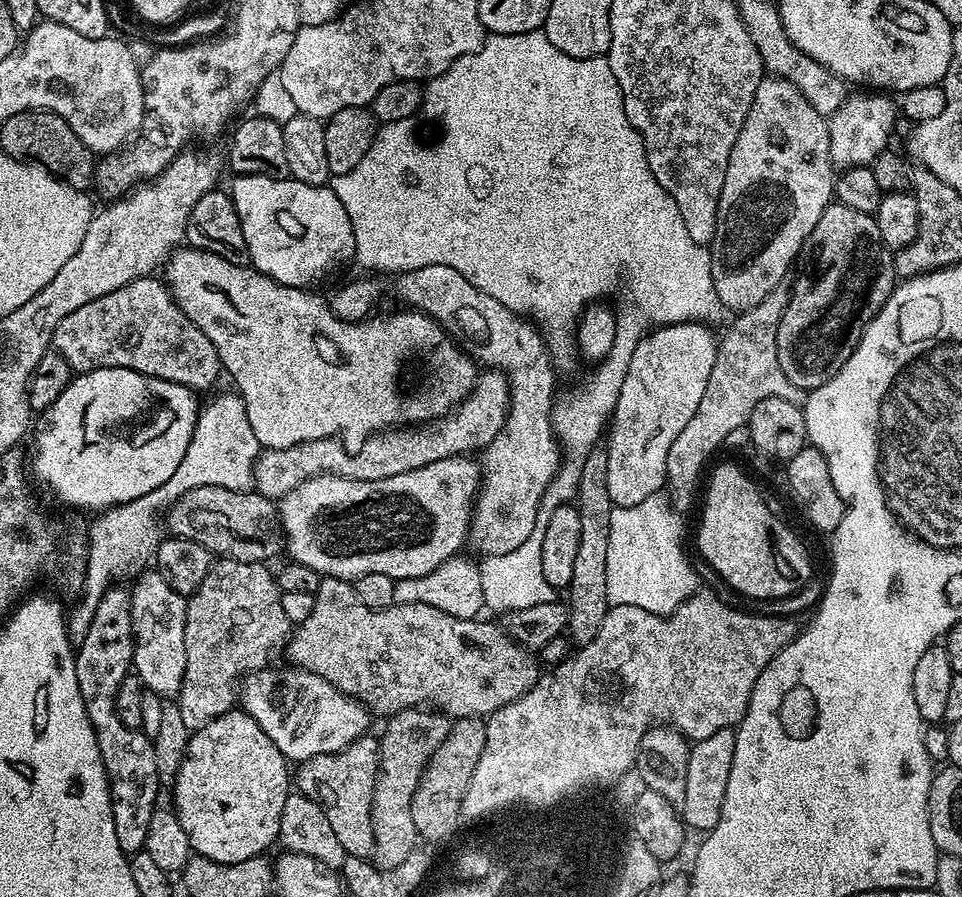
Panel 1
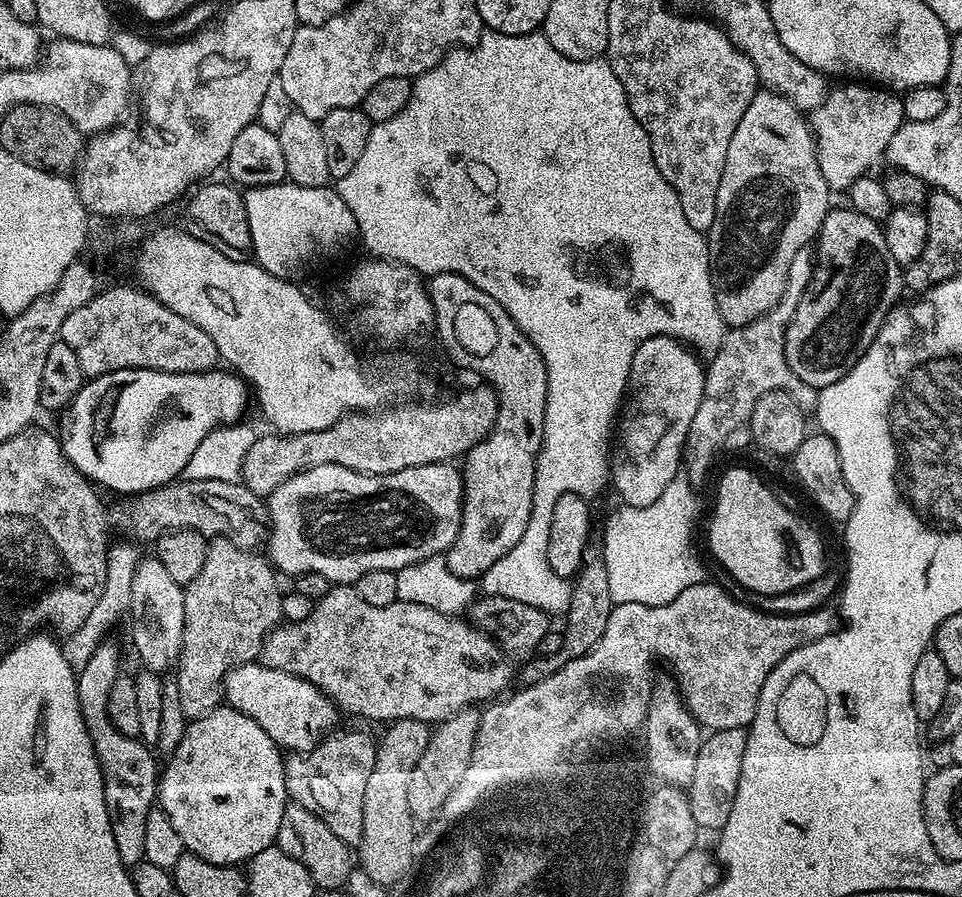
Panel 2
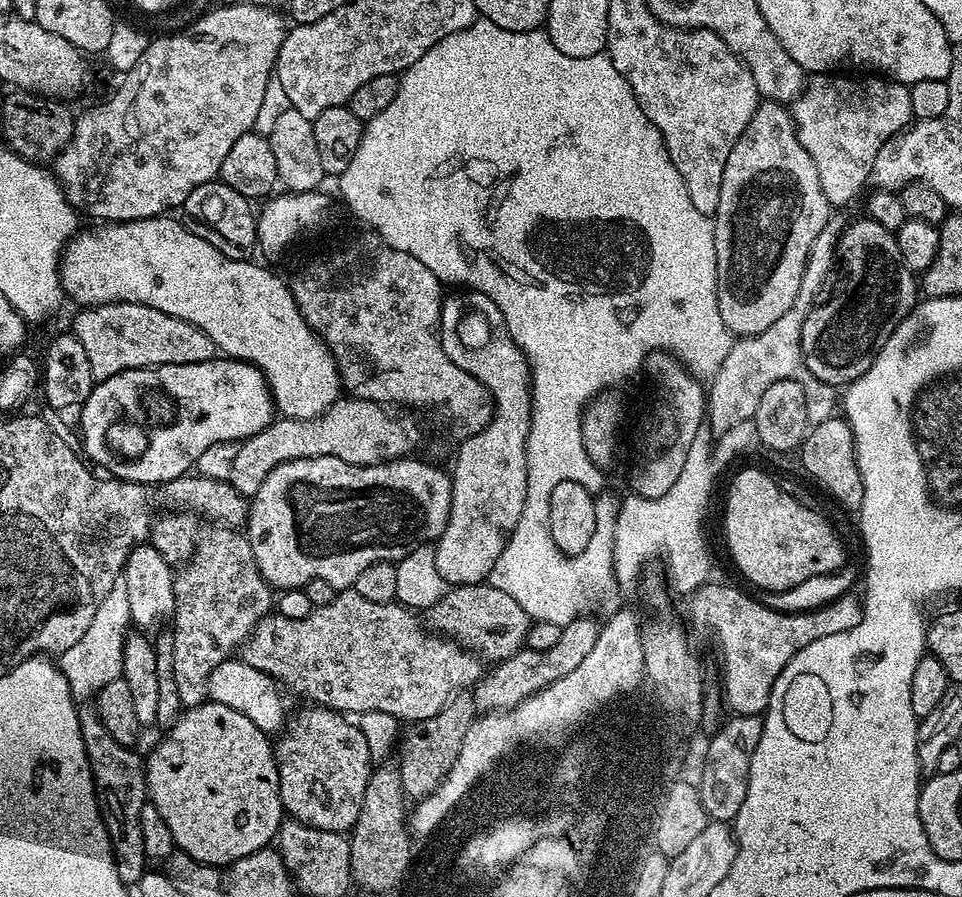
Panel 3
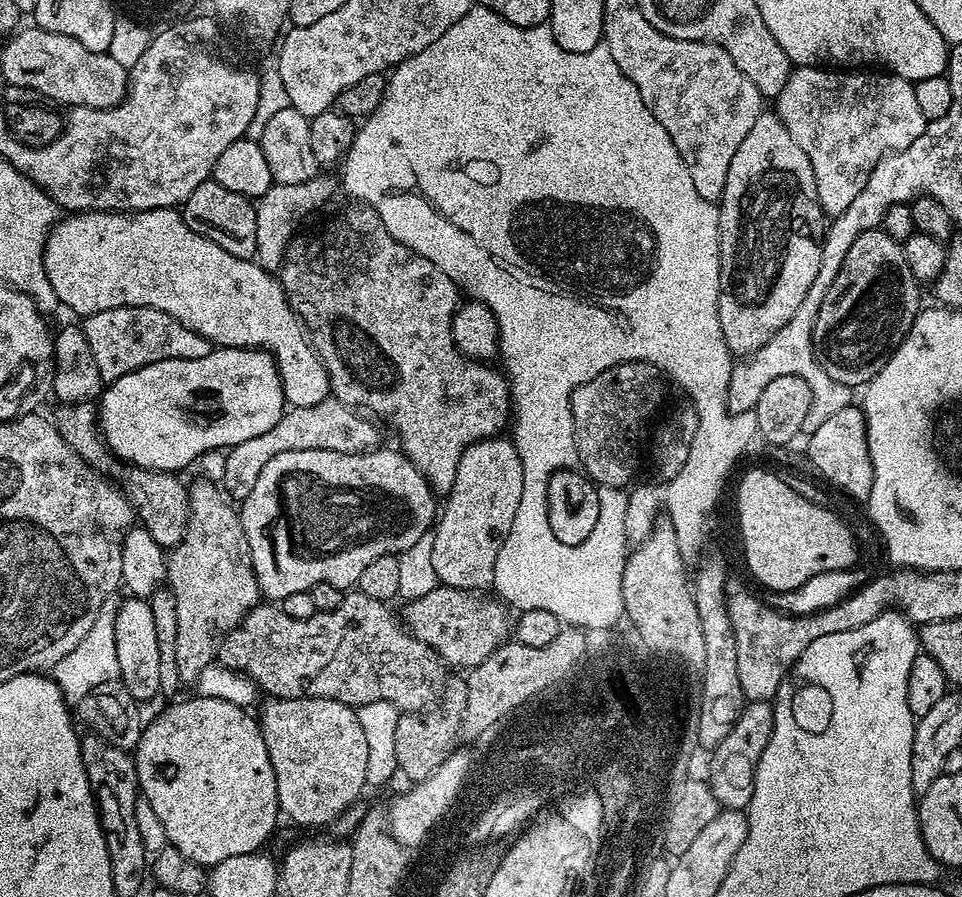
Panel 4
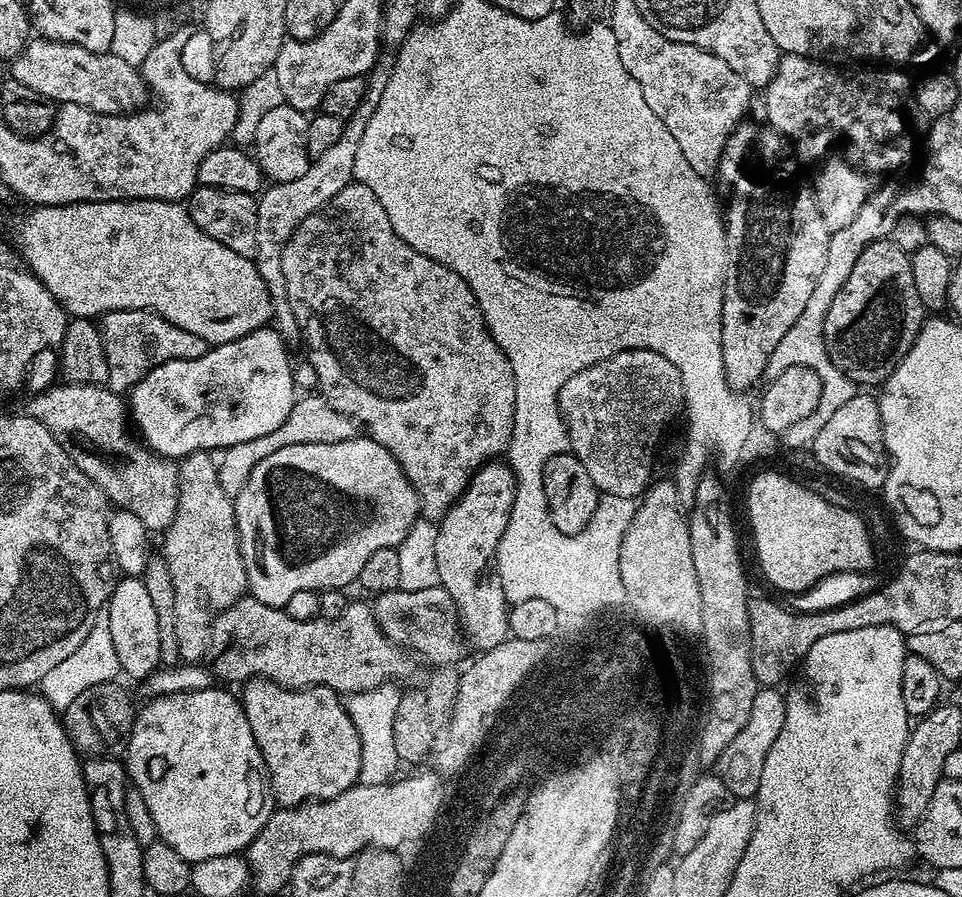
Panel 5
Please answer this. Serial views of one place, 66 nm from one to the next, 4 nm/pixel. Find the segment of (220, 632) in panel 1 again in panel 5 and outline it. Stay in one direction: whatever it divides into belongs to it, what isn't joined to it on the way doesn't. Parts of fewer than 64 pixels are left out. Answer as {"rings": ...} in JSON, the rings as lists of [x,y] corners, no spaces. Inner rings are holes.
{"rings":[[[191,452],[178,464],[178,506],[170,526],[163,533],[162,555],[170,570],[170,582],[174,582],[174,618],[178,654],[181,661],[200,662],[205,659],[210,629],[214,618],[224,612],[241,596],[248,592],[248,579],[244,577],[244,563],[240,560],[240,549],[236,538],[234,500],[222,490],[218,482],[216,460],[207,452]]]}

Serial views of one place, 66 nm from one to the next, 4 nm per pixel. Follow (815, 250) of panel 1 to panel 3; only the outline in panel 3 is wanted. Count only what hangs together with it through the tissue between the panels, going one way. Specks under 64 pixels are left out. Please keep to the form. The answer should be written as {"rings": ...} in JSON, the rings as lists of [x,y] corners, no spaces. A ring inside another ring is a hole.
{"rings":[[[861,218],[845,227],[840,233],[840,243],[836,245],[838,263],[834,268],[834,284],[832,300],[817,299],[812,309],[806,314],[806,322],[802,322],[802,338],[800,349],[806,370],[814,374],[822,382],[833,386],[853,384],[858,377],[870,370],[872,359],[878,351],[878,342],[883,341],[886,332],[900,325],[900,321],[911,314],[918,303],[918,280],[909,268],[904,265],[900,251],[896,245],[896,237],[886,226],[878,226],[878,222]]]}

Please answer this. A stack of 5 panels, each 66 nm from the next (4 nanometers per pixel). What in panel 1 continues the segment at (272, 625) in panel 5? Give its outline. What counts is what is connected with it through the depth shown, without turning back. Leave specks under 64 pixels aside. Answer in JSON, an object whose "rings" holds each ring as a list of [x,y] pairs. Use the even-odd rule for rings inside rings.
{"rings":[[[326,576],[321,579],[314,596],[314,611],[310,618],[295,625],[288,637],[287,663],[318,674],[318,678],[326,678],[330,686],[354,697],[377,717],[387,718],[407,708],[432,705],[449,718],[487,718],[533,688],[540,681],[542,665],[499,623],[491,624],[484,619],[454,618],[454,614],[434,610],[434,606],[425,604],[394,603],[389,608],[362,606],[349,581]]]}

